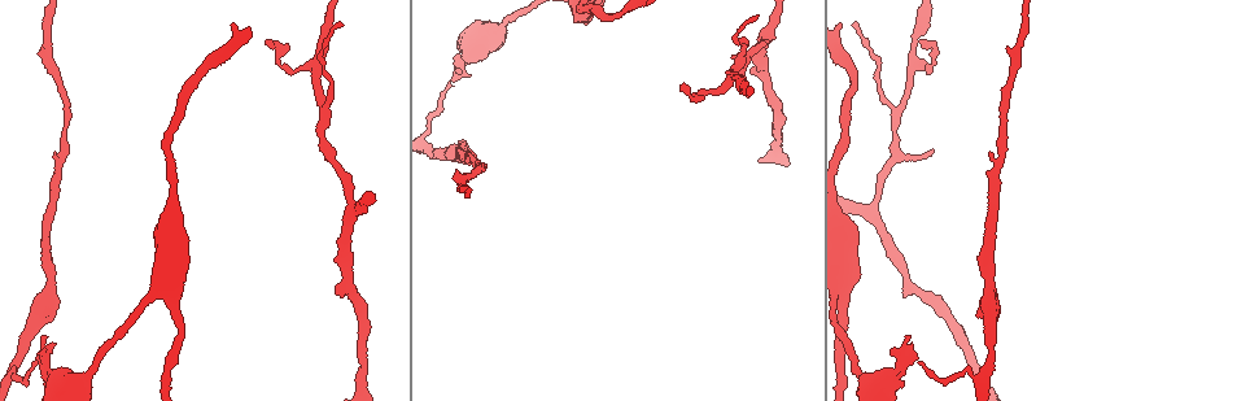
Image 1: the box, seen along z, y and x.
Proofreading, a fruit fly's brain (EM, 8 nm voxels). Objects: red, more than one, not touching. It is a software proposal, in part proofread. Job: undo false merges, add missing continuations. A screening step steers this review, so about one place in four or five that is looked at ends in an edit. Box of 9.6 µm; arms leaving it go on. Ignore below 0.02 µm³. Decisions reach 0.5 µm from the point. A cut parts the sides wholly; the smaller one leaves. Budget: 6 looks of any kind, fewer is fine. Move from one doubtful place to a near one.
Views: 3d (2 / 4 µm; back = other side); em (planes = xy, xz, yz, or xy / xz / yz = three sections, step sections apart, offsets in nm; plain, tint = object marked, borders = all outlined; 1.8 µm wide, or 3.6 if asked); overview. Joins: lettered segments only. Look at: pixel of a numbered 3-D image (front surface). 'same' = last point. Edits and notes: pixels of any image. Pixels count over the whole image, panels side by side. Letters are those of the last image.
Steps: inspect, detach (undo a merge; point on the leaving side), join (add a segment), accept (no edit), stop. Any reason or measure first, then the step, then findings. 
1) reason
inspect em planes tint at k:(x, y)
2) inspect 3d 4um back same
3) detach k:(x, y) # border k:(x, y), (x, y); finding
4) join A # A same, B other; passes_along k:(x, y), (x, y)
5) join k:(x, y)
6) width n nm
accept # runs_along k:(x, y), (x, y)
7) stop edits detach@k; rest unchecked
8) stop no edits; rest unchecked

inspect 3d 4um at 1:(924, 39)

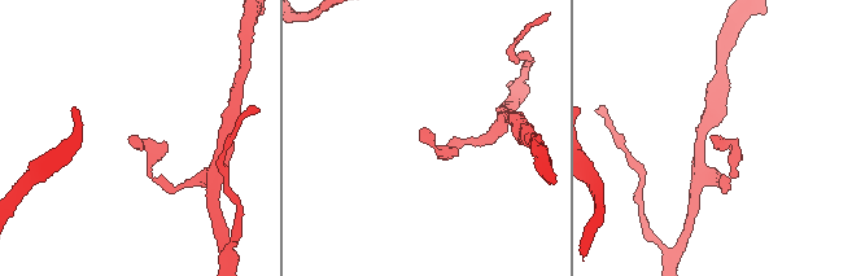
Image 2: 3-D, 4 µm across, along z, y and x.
inspect em planes borders at 2:(422, 134)

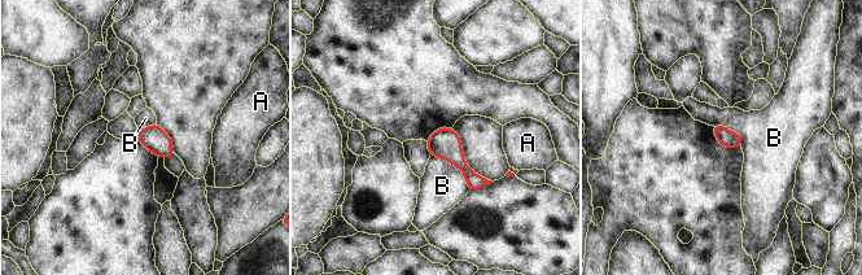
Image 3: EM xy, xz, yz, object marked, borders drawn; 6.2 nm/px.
longest_contact B 340 nm
accept # A other, B other; border 3:(430, 153), (450, 161), (469, 190); no lettered segment goes on from it

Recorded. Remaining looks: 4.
tapers out
inspect em planes tint at 1:(855, 25)

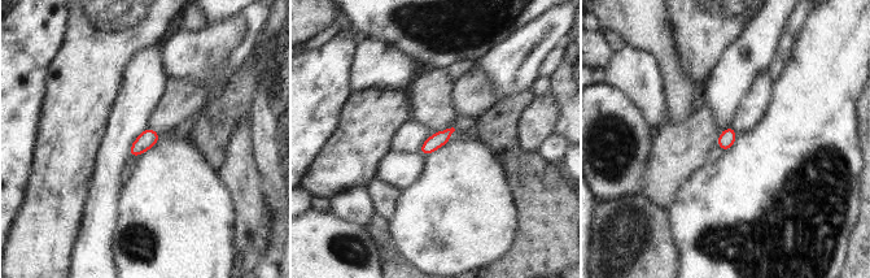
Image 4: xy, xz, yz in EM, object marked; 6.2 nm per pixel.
see the neighbours
inspect em planes borders same

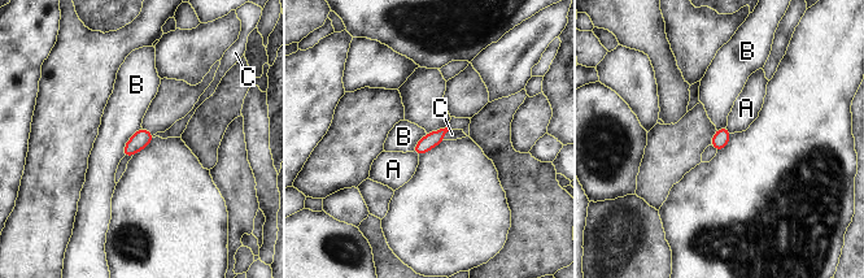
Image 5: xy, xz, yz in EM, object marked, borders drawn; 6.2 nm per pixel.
join C # A other, B other, C same; it goes on there

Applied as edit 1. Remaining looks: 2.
stop edits join@5; rest unchecked

